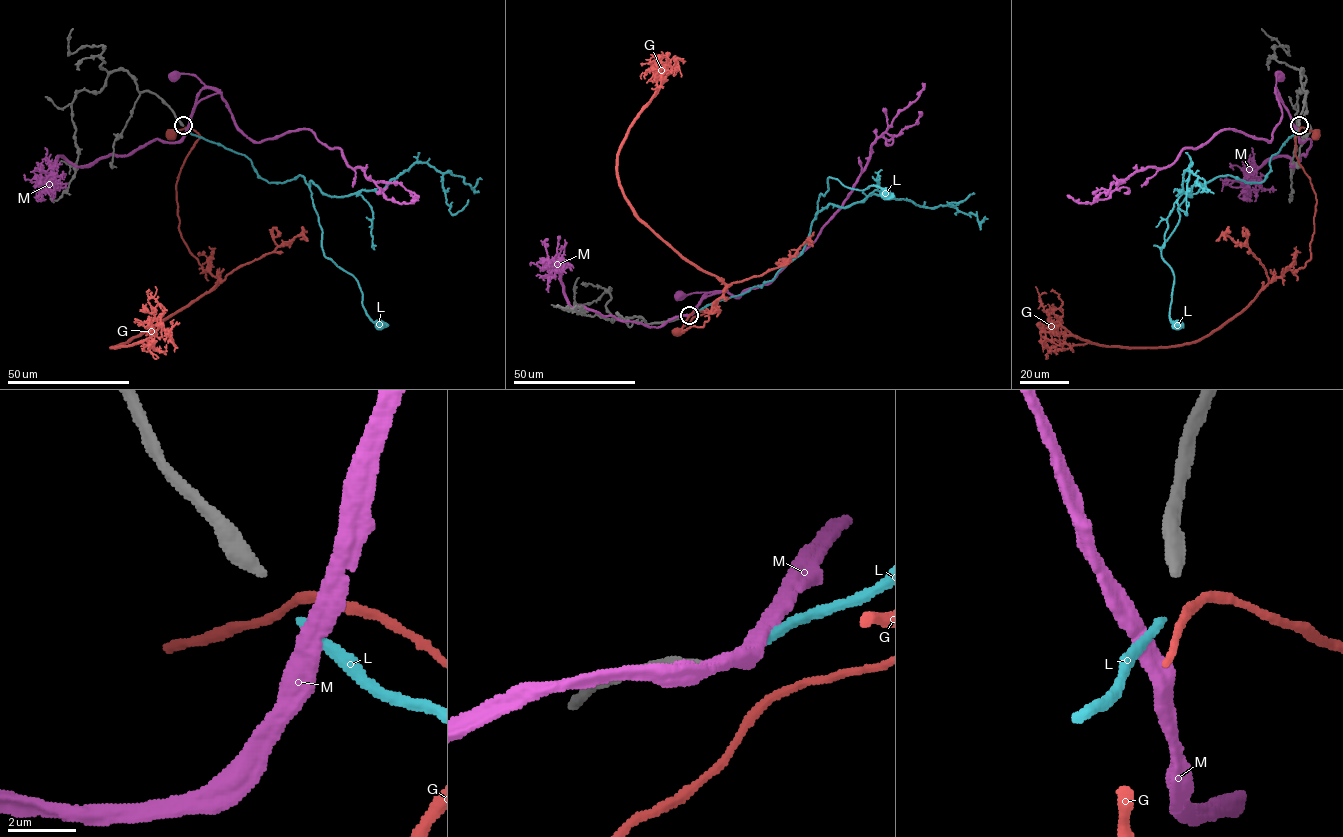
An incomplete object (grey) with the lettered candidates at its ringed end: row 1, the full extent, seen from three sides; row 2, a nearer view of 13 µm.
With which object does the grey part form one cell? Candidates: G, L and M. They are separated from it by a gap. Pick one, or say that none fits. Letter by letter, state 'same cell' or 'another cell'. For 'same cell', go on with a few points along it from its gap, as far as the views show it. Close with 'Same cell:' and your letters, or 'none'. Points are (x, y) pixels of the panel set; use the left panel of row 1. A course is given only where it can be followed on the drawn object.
G: another cell
L: same cell; course (186, 129), (246, 156), (269, 182), (304, 177), (322, 229), (323, 254), (356, 280), (366, 314), (378, 324)
M: another cell
Same cell: L

